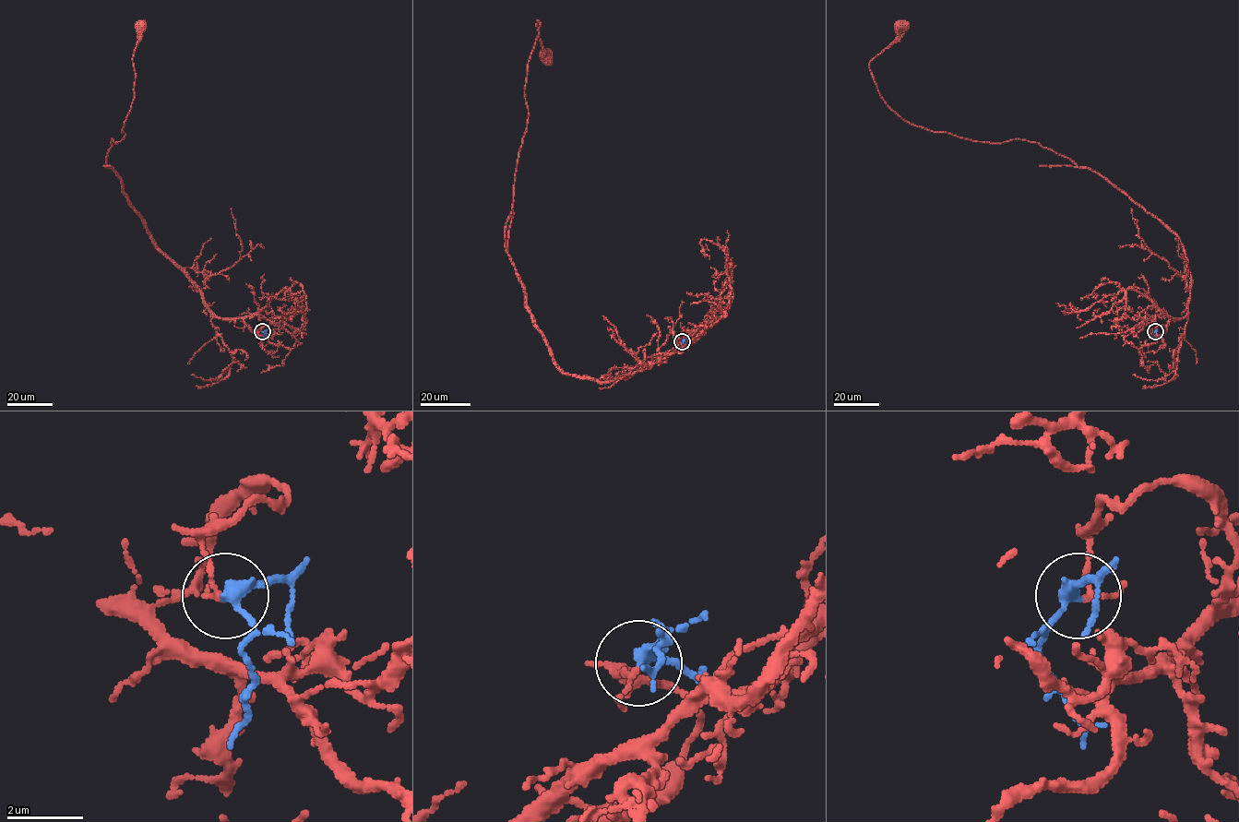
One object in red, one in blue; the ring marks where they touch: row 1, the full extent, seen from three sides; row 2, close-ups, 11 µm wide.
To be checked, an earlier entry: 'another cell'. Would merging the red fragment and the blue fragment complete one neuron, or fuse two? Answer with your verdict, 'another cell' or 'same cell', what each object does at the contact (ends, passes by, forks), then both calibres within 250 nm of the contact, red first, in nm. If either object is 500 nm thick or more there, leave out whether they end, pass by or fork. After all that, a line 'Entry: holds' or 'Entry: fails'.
another cell; red passes by; blue passes by; calibres 100 and 280 nm
Entry: holds

